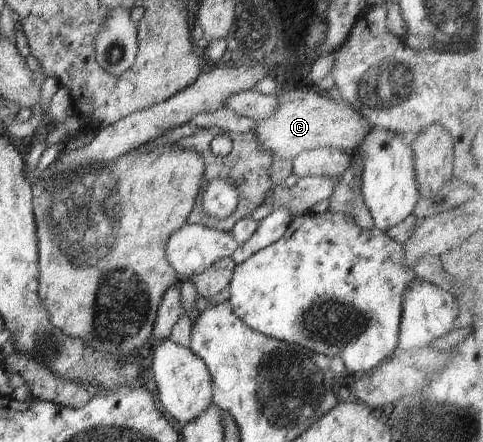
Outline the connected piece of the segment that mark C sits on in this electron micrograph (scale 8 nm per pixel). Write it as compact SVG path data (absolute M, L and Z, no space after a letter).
M316 89L284 91L276 95L279 106L271 117L256 121L253 132L260 145L275 160L294 160L300 153L317 148L335 148L354 155L357 147L371 131L371 125L345 100L326 97Z

